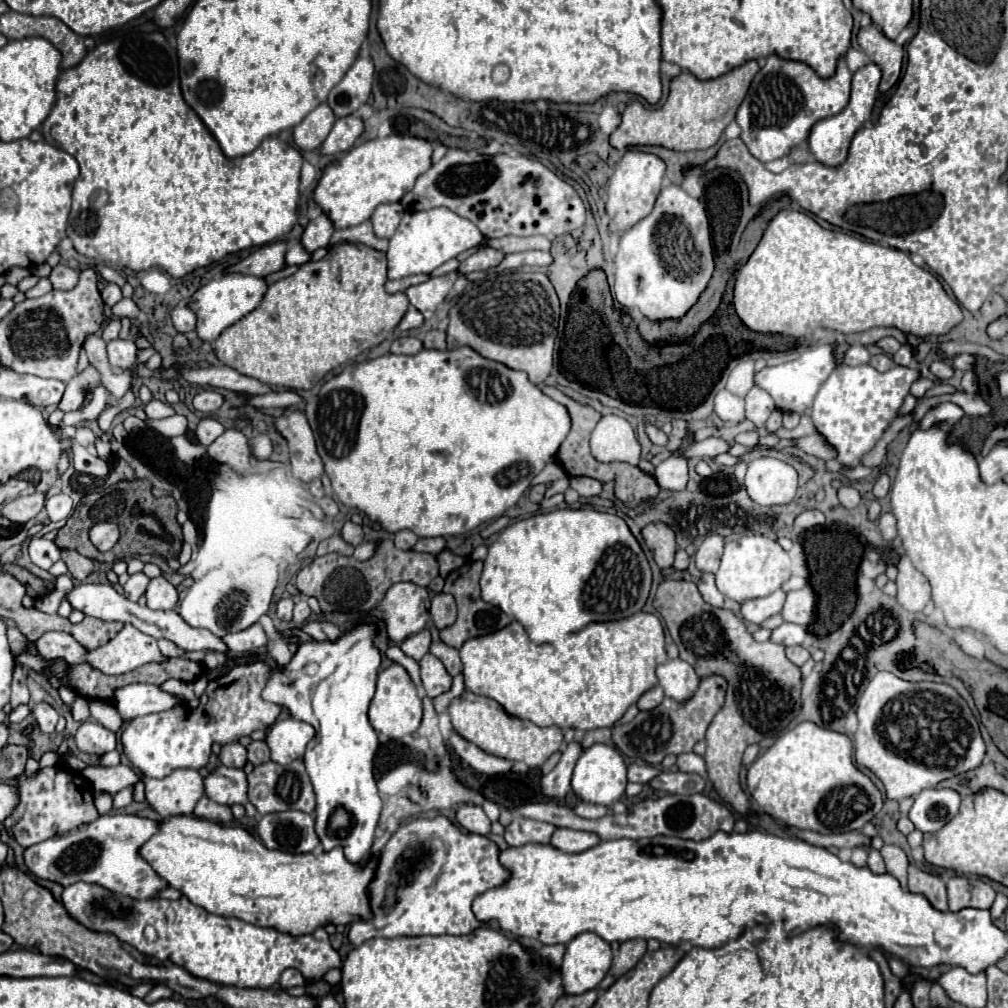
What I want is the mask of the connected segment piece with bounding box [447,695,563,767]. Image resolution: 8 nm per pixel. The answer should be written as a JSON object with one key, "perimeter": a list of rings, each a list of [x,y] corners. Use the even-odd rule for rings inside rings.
{"perimeter":[[[461,695],[459,699],[453,699],[449,705],[449,715],[451,715],[451,723],[453,729],[465,737],[467,741],[475,743],[479,749],[509,759],[509,761],[523,761],[529,767],[541,767],[555,751],[561,749],[563,745],[563,731],[559,727],[539,727],[531,721],[523,721],[517,719],[509,713],[505,713],[505,709],[493,701],[483,696],[477,695]]]}

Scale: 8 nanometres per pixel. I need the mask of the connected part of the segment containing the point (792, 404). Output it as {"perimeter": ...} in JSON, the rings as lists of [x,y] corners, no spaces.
{"perimeter":[[[815,345],[809,351],[805,351],[799,359],[777,365],[777,367],[765,367],[755,375],[755,383],[759,387],[763,387],[773,399],[775,405],[781,411],[797,411],[801,413],[803,409],[811,407],[813,397],[817,395],[819,387],[823,385],[823,381],[829,377],[829,373],[833,371],[835,361],[833,361],[833,351],[831,345]]]}

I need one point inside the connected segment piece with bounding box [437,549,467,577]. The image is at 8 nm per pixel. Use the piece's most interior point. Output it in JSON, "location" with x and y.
{"location":[448,562]}

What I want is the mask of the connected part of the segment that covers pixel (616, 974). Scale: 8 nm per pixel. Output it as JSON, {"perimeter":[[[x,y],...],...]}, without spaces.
{"perimeter":[[[631,939],[621,943],[617,955],[613,957],[613,965],[607,973],[607,977],[601,983],[601,989],[609,987],[613,981],[617,981],[623,973],[627,973],[631,967],[635,967],[635,963],[643,957],[643,953],[647,951],[647,941],[643,939]]]}

